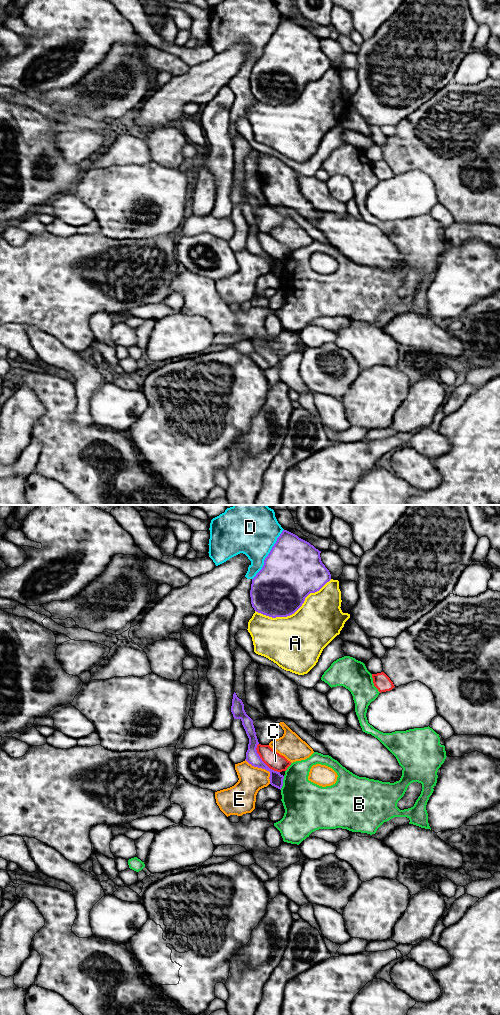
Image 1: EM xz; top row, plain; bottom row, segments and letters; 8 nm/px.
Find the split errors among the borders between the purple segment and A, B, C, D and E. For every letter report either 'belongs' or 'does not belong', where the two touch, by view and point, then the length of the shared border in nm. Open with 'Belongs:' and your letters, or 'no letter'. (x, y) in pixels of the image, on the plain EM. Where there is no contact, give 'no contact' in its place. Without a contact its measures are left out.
Belongs: no letter
A: does not belong; contact xz (294, 100); length 650 nm
B: does not belong; contact xz (282, 271); length 120 nm
C: does not belong; contact xz (261, 248); length 300 nm
D: does not belong; contact xz (268, 42); length 480 nm
E: does not belong; contact xz (263, 256); length 280 nm

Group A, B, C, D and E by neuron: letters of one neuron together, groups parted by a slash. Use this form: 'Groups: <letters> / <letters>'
Groups: A / B / C / D / E

